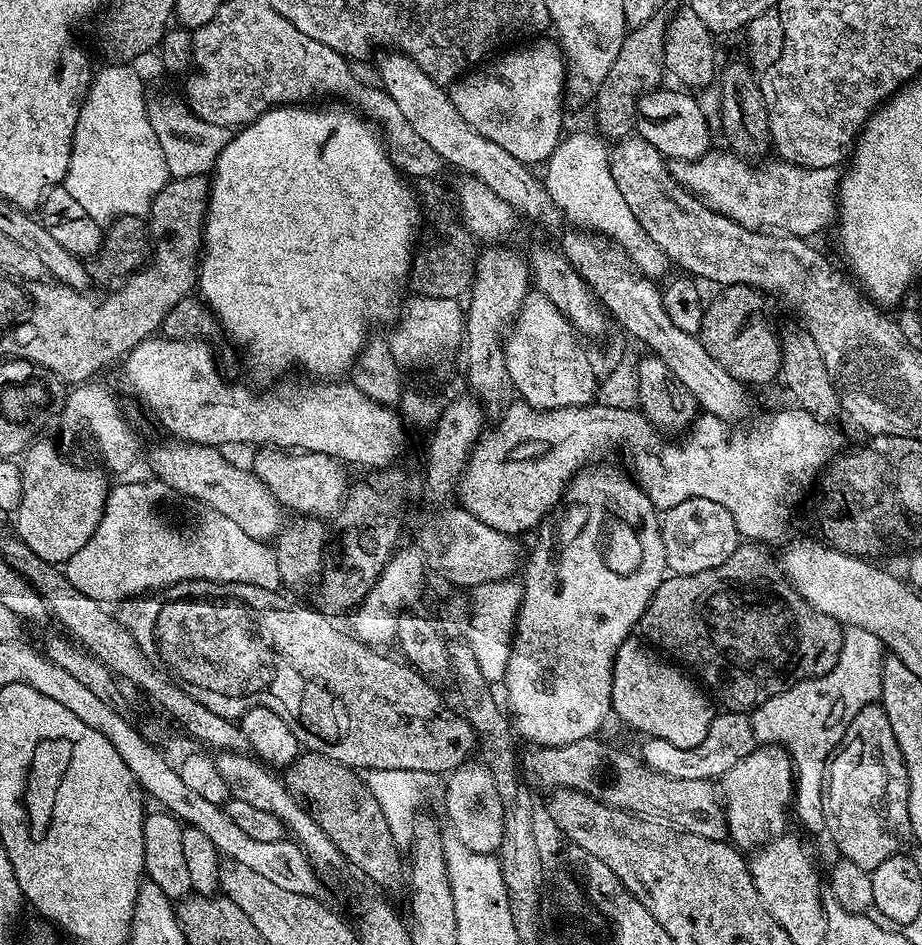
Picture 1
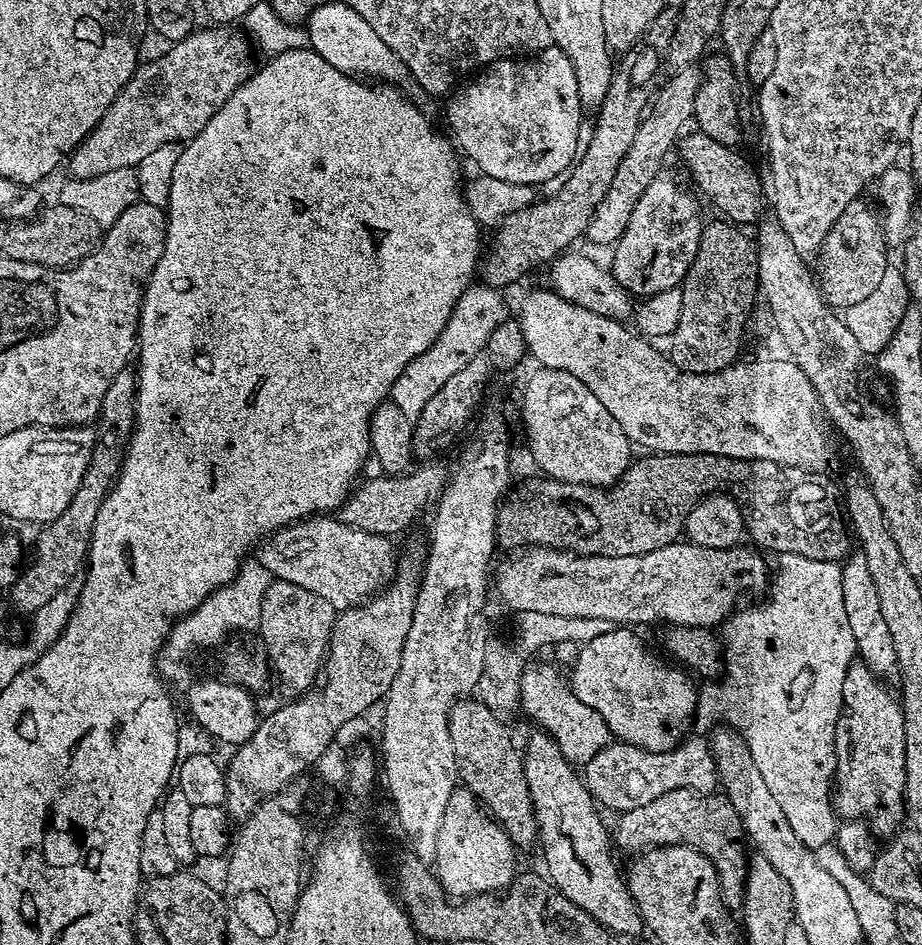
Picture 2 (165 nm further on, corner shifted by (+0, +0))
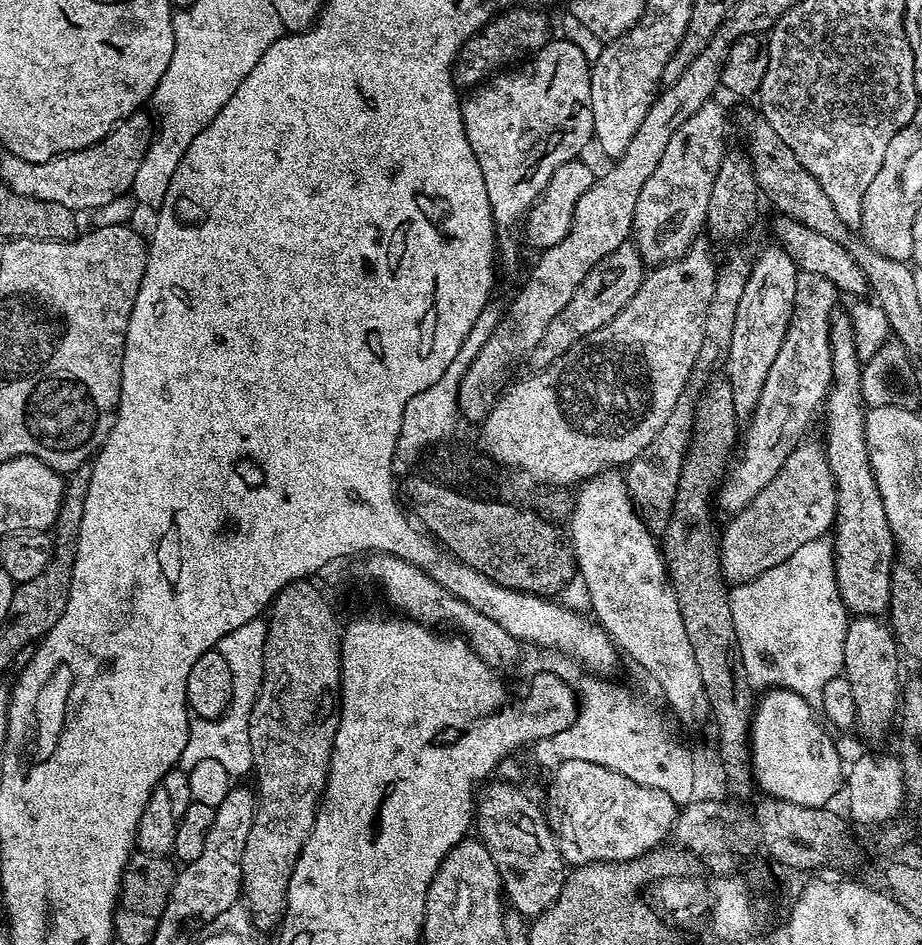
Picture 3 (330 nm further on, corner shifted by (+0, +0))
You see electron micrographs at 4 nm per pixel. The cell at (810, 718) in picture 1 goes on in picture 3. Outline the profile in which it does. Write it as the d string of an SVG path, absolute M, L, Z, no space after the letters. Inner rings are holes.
M821 538L806 542L780 565L766 570L752 580L737 583L730 592L740 661L744 663L749 687L756 690L773 686L791 688L813 706L820 704L826 682L841 675L844 667L846 630L850 619L850 613L844 607L838 590L834 548L826 541L827 539Z

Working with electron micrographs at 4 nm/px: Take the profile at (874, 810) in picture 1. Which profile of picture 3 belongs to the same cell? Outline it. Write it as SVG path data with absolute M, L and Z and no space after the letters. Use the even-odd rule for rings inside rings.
M856 614L848 621L844 643L842 675L850 682L852 705L856 708L856 724L864 728L880 728L895 717L902 700L900 656L902 649L895 632L879 615Z

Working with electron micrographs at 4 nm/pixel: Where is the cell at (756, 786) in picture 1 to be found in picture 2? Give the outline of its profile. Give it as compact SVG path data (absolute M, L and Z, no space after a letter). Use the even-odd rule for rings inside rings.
M676 789L644 806L630 809L619 820L620 829L614 832L615 847L617 844L628 852L639 853L665 844L685 844L688 848L698 850L716 867L725 889L739 889L746 879L745 841L742 839L740 816L723 795L701 795L690 789Z

